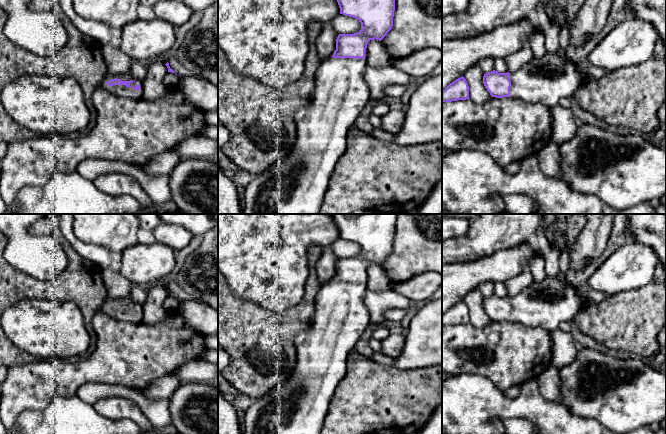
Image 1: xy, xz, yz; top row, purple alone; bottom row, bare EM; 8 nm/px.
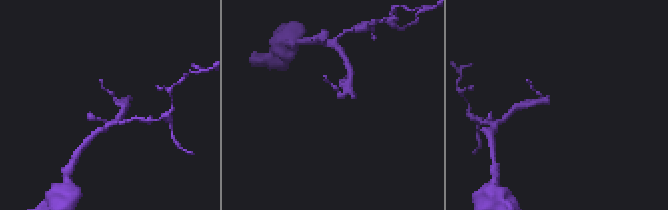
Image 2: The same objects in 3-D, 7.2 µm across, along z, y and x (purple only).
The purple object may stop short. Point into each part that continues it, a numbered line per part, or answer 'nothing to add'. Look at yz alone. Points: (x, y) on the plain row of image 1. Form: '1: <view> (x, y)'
1: yz (545, 305)

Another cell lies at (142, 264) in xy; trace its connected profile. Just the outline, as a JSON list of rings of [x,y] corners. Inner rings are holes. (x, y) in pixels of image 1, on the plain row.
[[[154,242],[137,243],[122,252],[120,273],[136,285],[146,285],[169,275],[176,263],[174,249]]]

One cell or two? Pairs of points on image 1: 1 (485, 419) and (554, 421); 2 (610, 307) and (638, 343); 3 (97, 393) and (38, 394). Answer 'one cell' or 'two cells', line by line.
1: one cell
2: one cell
3: two cells

